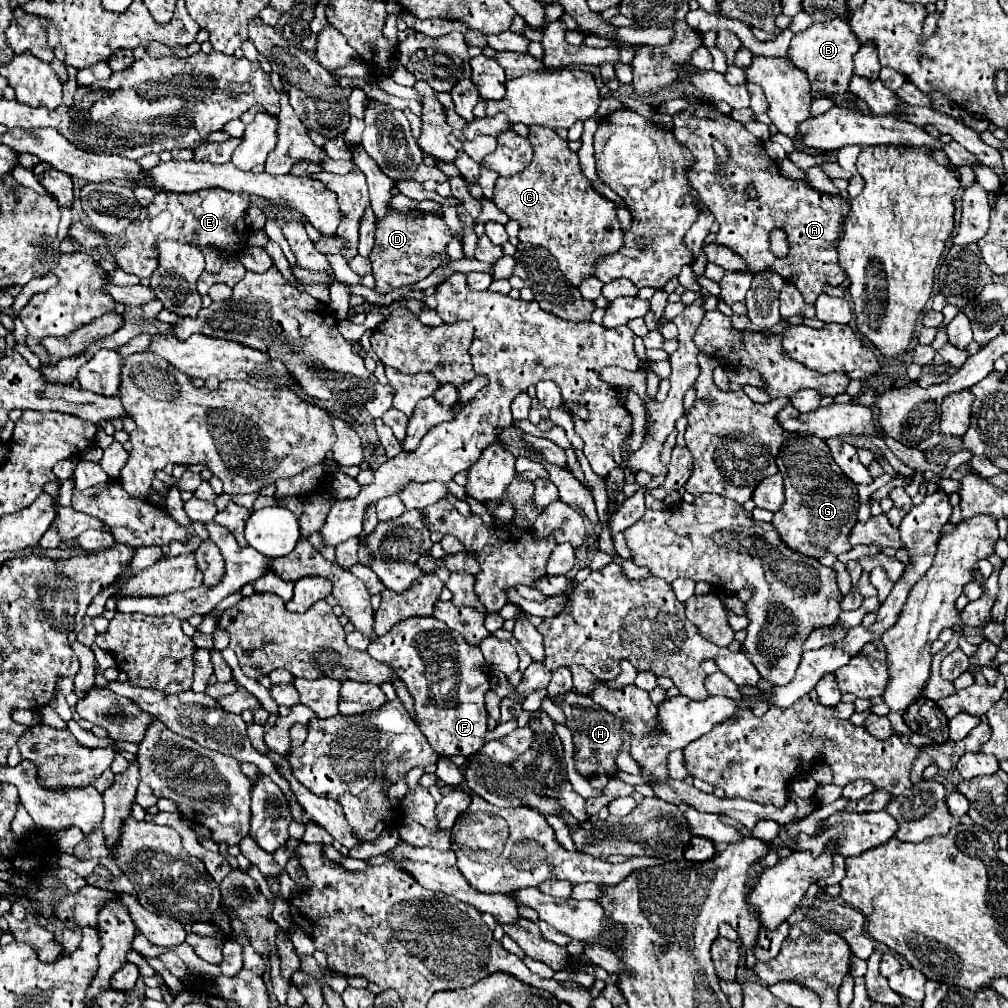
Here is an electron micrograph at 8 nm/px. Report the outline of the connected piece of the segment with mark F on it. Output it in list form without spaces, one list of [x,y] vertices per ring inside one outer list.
[[[415,616],[397,622],[387,634],[375,638],[369,656],[391,666],[407,686],[415,702],[415,722],[437,754],[471,756],[485,744],[487,710],[483,696],[489,690],[489,668],[475,646],[467,646],[459,634],[447,630],[433,616]]]

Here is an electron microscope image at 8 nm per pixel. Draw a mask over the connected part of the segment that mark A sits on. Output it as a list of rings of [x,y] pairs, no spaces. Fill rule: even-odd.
[[[683,94],[683,98],[687,100],[687,108],[677,112],[673,116],[673,134],[679,140],[681,146],[685,146],[695,157],[694,165],[687,172],[689,178],[689,186],[695,188],[700,200],[705,202],[705,206],[713,212],[715,220],[719,222],[719,232],[717,232],[717,242],[731,248],[735,254],[739,254],[749,272],[755,270],[767,270],[767,268],[775,268],[777,274],[781,274],[787,282],[793,282],[799,292],[803,294],[803,298],[813,304],[815,298],[823,292],[825,284],[833,284],[839,286],[847,276],[843,274],[839,260],[837,260],[837,248],[835,242],[837,238],[843,234],[843,218],[851,212],[851,204],[847,198],[843,198],[841,194],[833,196],[833,194],[823,194],[813,190],[807,182],[799,182],[799,180],[791,180],[783,174],[779,174],[777,164],[765,154],[765,146],[759,138],[755,138],[745,124],[733,120],[727,114],[721,114],[711,102],[703,102],[693,94]],[[713,142],[721,142],[727,150],[729,150],[729,160],[725,164],[725,170],[721,172],[717,169],[717,156],[713,150]],[[753,182],[757,188],[757,198],[749,200],[745,194],[747,184]],[[775,228],[783,228],[787,234],[787,244],[789,244],[789,254],[785,258],[775,258],[775,254],[771,252],[771,230]]]

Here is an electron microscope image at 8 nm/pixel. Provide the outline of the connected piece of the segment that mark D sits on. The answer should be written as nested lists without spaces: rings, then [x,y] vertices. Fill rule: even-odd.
[[[389,210],[385,218],[377,218],[375,228],[375,248],[371,258],[373,276],[377,280],[377,292],[387,294],[397,286],[413,284],[427,278],[445,256],[445,248],[451,242],[451,230],[447,228],[443,216],[433,212],[423,212],[419,216],[409,216],[405,212]]]

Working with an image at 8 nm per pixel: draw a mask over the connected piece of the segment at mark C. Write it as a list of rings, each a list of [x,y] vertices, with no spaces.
[[[531,126],[529,142],[533,146],[533,162],[515,176],[499,176],[493,202],[511,220],[521,224],[521,242],[547,248],[559,262],[559,270],[565,278],[573,286],[579,286],[583,278],[593,276],[593,264],[599,256],[615,254],[623,248],[617,204],[593,188],[591,180],[581,172],[577,152],[573,152],[569,142],[559,138],[555,130]]]

